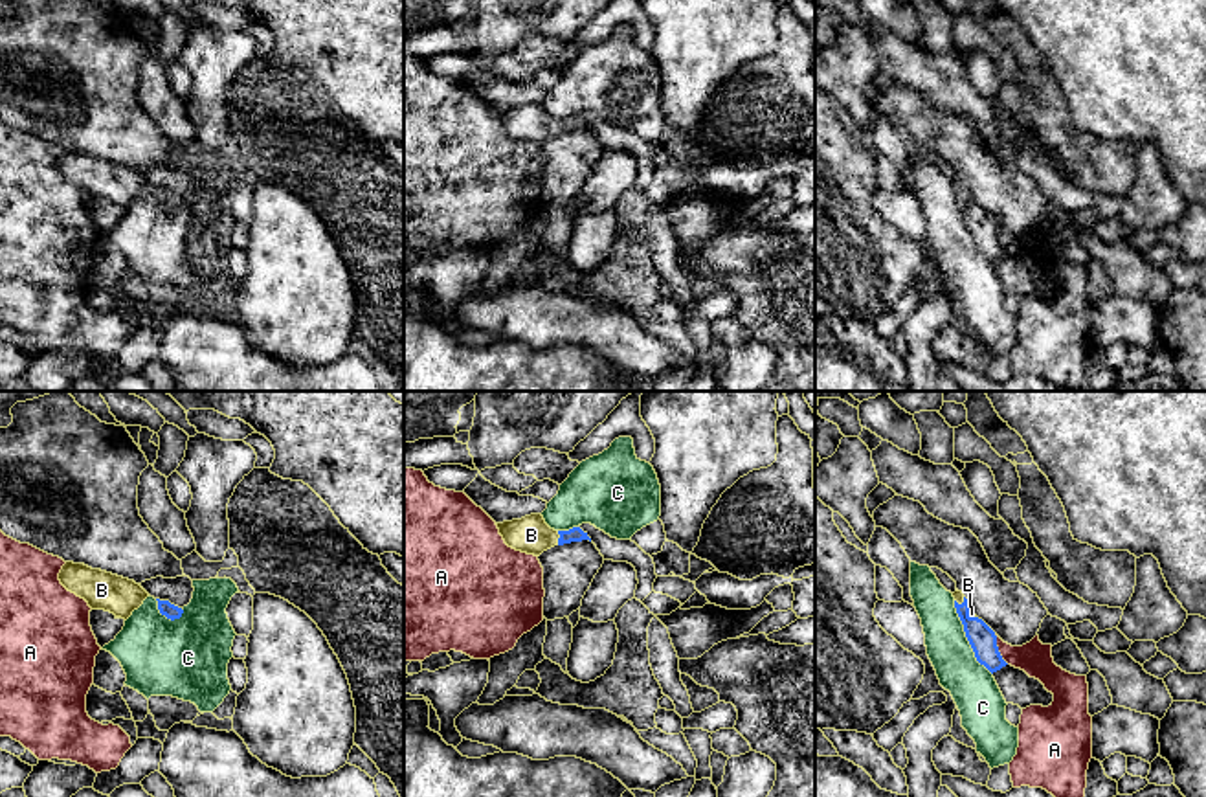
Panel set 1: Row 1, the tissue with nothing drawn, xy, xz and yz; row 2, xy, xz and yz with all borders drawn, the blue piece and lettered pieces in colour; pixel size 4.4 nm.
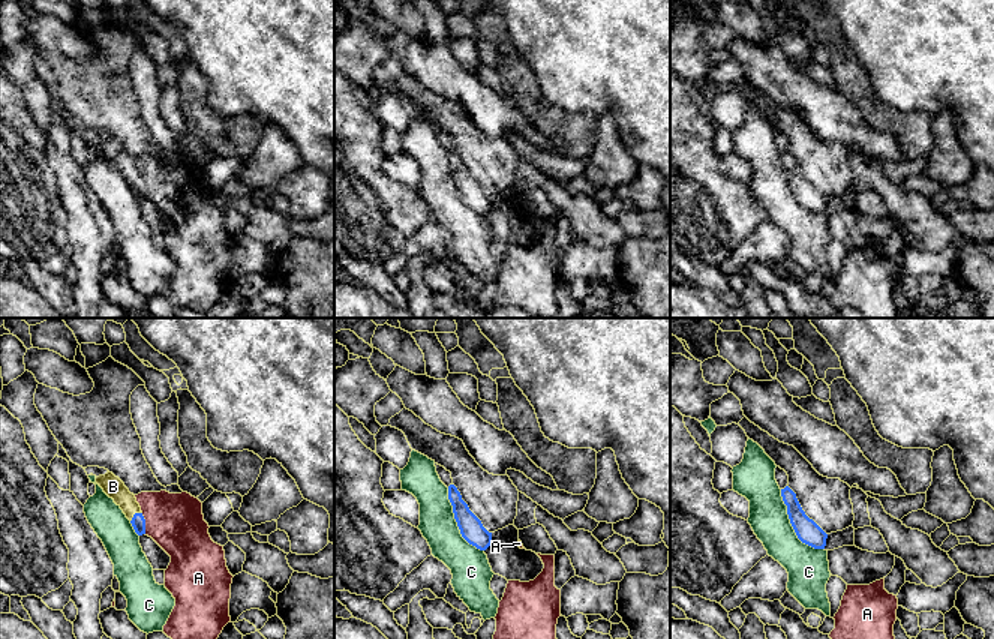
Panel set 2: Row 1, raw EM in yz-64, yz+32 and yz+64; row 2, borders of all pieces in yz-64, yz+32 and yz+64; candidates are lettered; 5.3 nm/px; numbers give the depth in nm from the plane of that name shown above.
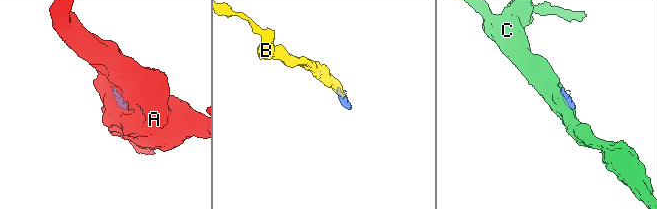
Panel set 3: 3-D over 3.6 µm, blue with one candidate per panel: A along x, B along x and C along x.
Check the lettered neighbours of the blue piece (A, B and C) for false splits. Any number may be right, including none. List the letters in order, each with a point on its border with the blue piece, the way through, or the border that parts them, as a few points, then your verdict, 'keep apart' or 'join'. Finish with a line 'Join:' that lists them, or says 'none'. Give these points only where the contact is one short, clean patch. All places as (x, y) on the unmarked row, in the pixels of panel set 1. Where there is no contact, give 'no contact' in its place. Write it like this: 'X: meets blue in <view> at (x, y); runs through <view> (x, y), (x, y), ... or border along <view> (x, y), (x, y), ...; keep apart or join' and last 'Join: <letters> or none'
A: meets blue in yz at (997, 237); border along yz (993, 223), (997, 239), (1008, 252); keep apart
B: meets blue in xz at (558, 127); runs through xz (573, 123), (558, 127), (531, 123); join
C: meets blue in yz at (966, 224); keep apart
Join: B

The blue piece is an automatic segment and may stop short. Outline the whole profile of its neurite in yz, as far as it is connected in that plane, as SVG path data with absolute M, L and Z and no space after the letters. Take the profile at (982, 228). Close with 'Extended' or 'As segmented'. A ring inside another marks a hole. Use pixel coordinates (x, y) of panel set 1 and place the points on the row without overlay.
M956 178L953 185L956 202L964 213L966 226L975 241L977 250L991 263L1006 255L1008 252L999 241L995 220L973 202L962 180Z. Extended

